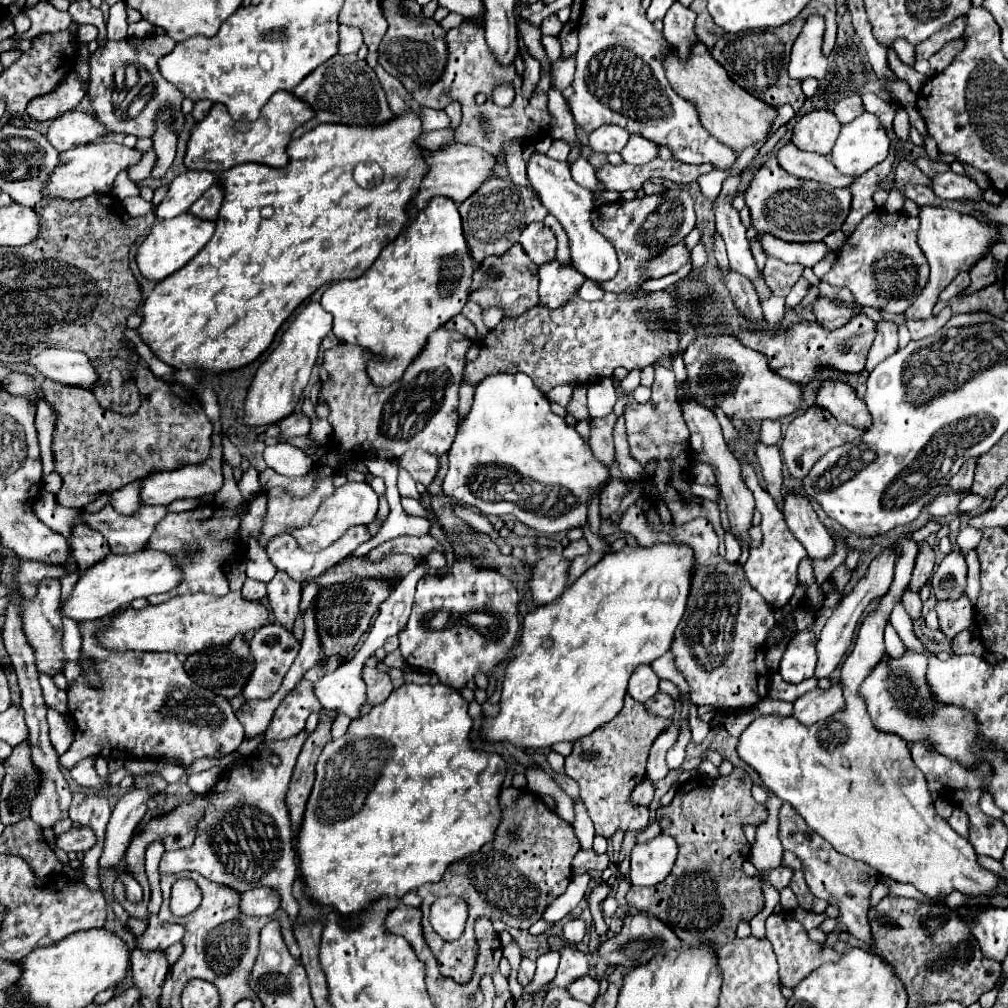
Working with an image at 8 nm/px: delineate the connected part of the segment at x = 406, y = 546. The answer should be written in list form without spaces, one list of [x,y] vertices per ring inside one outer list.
[[[423,535],[423,537],[395,537],[395,539],[389,539],[381,545],[377,545],[373,551],[369,551],[365,555],[367,561],[379,561],[379,559],[385,559],[385,557],[391,557],[391,555],[399,555],[399,553],[407,553],[407,555],[413,555],[415,559],[421,559],[425,553],[429,551],[441,551],[441,545],[431,537],[431,535]]]

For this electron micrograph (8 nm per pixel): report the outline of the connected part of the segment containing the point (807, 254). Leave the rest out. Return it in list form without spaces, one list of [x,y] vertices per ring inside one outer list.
[[[765,235],[759,243],[767,255],[777,257],[783,263],[799,263],[803,267],[813,267],[815,263],[825,259],[825,255],[829,253],[829,247],[823,241],[819,241],[819,243],[787,243],[773,235]]]

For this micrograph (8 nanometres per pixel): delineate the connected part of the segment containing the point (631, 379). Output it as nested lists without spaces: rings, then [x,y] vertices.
[[[634,369],[620,381],[622,396],[630,395],[640,385],[640,369]]]

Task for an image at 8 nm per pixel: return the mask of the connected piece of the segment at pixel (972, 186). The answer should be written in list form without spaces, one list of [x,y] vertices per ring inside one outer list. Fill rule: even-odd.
[[[953,171],[933,177],[931,187],[933,187],[935,195],[939,195],[941,199],[977,199],[983,195],[983,191],[975,179],[957,175]]]

